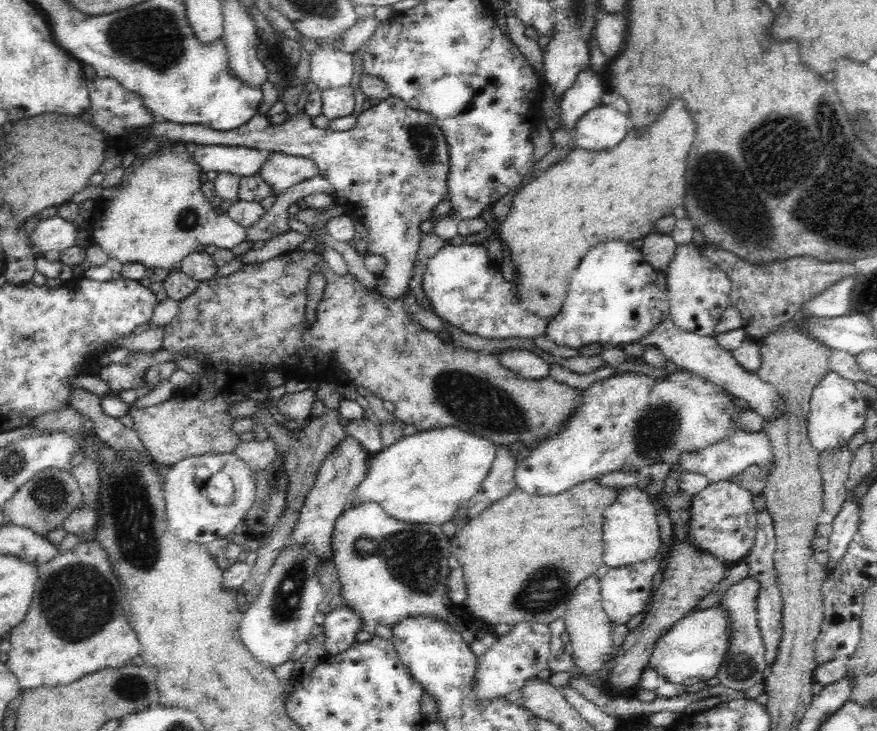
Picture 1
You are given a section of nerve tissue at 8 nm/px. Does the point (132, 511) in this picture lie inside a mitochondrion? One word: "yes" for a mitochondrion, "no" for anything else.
yes

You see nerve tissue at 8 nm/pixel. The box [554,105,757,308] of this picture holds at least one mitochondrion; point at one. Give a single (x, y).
(697, 193)

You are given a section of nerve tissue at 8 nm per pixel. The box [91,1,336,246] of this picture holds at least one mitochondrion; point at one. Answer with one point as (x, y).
(153, 36)

